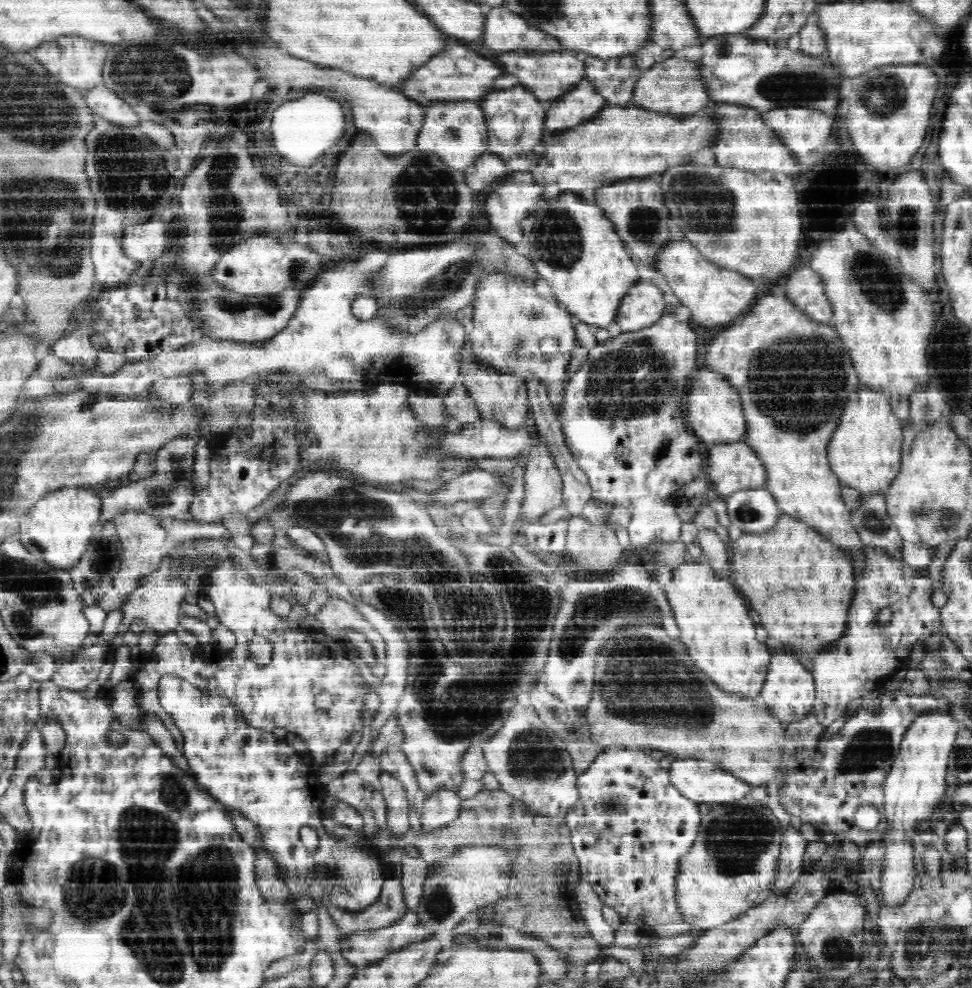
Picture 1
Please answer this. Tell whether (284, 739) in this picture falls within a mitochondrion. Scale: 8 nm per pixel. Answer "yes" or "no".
no

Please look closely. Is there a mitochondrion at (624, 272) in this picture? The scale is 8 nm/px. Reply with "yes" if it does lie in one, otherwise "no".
no

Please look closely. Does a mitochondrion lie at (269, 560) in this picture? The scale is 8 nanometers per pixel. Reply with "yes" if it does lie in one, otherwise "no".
yes

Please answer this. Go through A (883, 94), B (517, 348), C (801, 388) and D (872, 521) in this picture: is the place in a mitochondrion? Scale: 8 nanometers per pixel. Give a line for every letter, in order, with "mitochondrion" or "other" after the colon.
A: mitochondrion
B: mitochondrion
C: mitochondrion
D: mitochondrion

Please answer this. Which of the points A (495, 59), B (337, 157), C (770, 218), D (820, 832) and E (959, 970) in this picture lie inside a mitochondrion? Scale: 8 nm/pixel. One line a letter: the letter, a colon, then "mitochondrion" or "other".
A: other
B: other
C: other
D: other
E: mitochondrion

